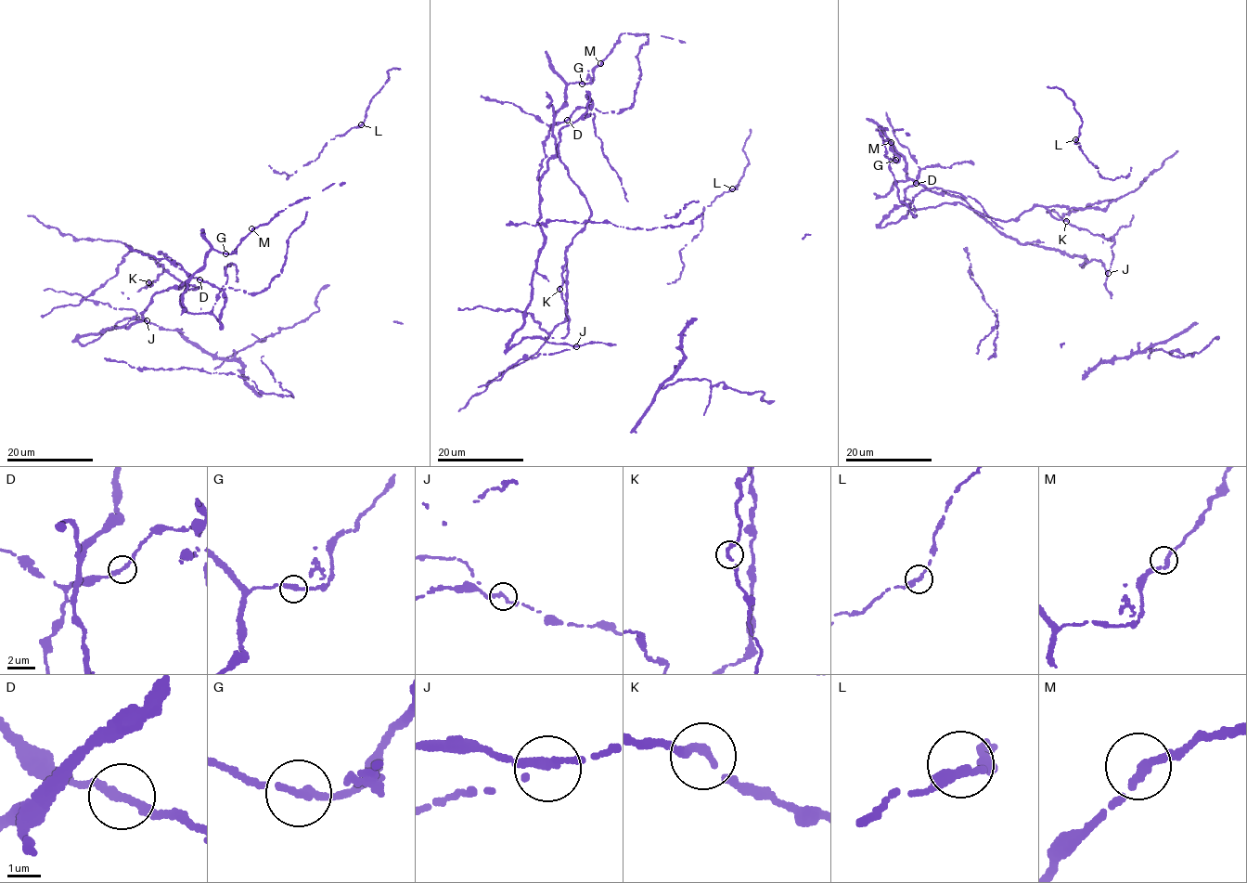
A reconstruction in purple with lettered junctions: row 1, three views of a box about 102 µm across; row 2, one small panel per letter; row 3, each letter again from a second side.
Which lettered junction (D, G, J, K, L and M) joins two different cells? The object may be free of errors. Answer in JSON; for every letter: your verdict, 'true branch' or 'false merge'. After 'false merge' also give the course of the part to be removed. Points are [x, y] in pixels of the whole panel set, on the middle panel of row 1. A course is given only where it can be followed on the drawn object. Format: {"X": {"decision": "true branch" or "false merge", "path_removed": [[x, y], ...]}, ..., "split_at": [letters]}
{"D": {"decision": "true branch"}, "G": {"decision": "true branch"}, "J": {"decision": "false merge", "path_removed": [[576, 346], [540, 353], [535, 357], [520, 358], [498, 380], [478, 386]]}, "K": {"decision": "true branch"}, "L": {"decision": "true branch"}, "M": {"decision": "true branch"}, "split_at": ["J"]}

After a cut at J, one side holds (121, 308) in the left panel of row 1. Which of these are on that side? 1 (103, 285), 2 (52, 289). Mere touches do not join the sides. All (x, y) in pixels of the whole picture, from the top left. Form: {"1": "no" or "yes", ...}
{"1": "no", "2": "yes"}

